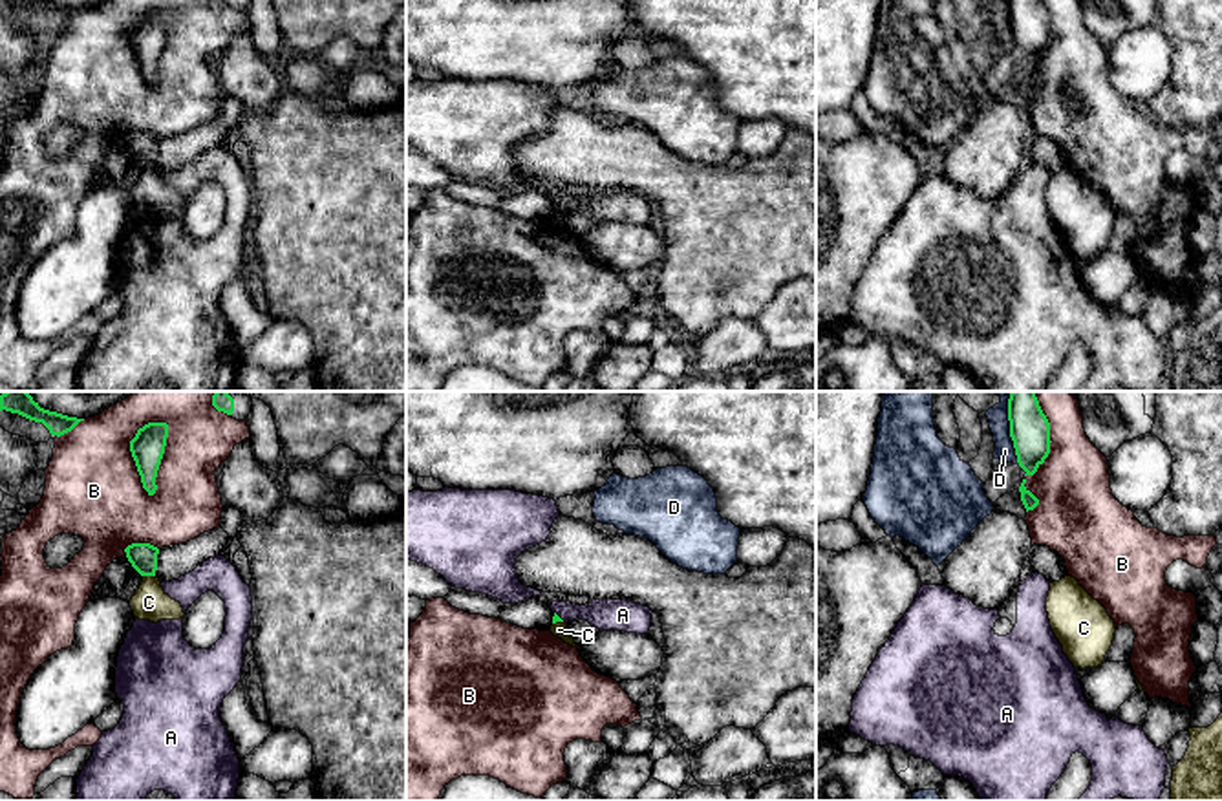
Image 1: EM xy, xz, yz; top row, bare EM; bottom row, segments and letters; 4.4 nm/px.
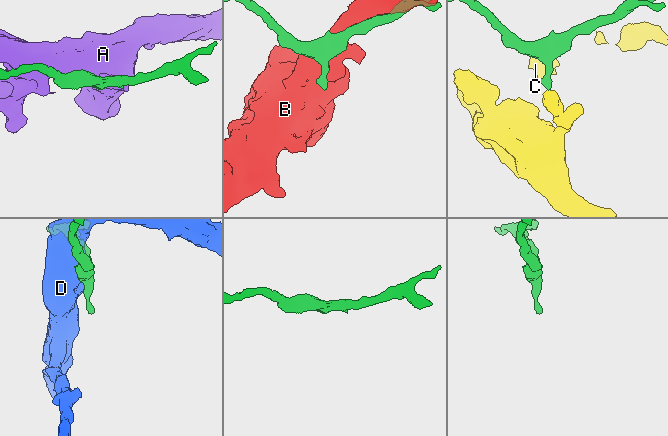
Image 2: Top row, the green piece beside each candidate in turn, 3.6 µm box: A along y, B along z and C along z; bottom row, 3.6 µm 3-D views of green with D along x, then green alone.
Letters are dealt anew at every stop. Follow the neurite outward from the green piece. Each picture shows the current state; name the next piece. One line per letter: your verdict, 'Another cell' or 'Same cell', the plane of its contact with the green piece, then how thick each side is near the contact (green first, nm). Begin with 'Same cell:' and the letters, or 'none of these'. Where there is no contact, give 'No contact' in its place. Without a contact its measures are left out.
Same cell: none of these
A: Another cell. Touches green in xz. Thickness 30 nm (green) against 140 nm
B: Another cell. Touches green in xy. Thickness 150 nm (green) against 300 nm
C: Another cell. Touches green in xy. Thickness 130 nm (green) against 150 nm
D: Another cell. Touches green in yz. Thickness 180 nm (green) against 90 nm

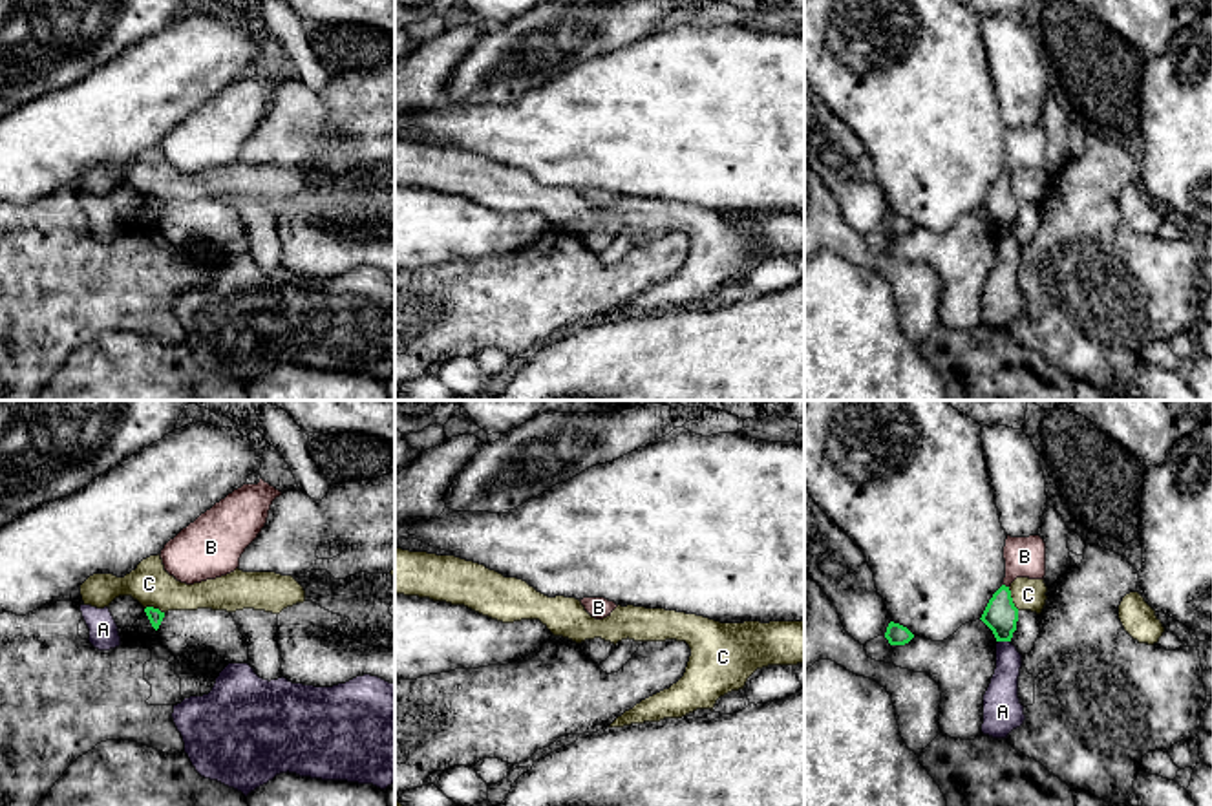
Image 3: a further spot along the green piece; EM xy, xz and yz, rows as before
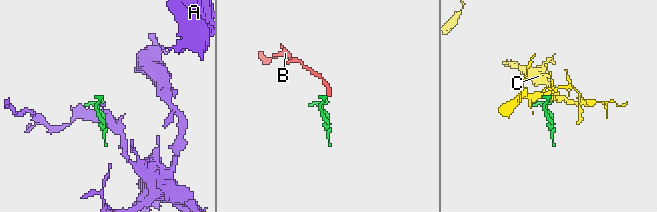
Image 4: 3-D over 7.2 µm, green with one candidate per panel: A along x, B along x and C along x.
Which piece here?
Same cell: B
A: Another cell. Touches green in yz. Thickness 150 nm (green) against 140 nm
B: Same cell. Touches green in yz. Thickness 150 nm (green) against 180 nm
C: Another cell. Touches green in yz. Thickness 150 nm (green) against 140 nm

